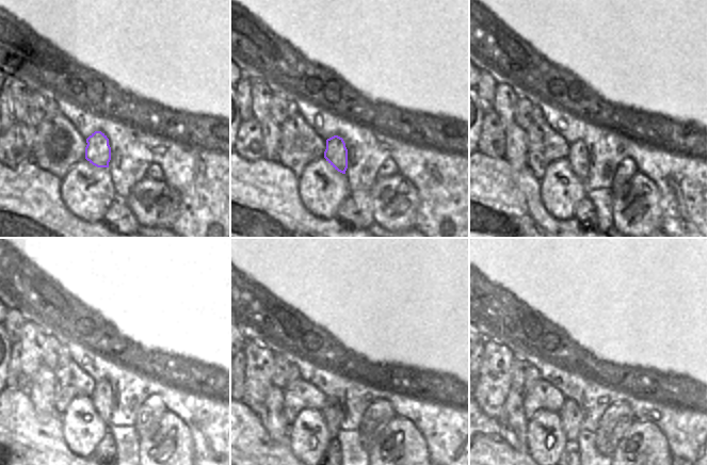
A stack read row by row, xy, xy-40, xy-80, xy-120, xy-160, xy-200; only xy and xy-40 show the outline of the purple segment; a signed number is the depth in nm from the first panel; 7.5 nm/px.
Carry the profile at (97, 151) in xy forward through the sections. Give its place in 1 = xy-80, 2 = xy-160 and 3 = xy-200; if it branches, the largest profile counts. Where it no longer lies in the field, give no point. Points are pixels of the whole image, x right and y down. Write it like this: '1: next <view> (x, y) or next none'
1: next xy-80 (578, 157)
2: next xy-160 (332, 411)
3: next xy-200 (570, 414)

